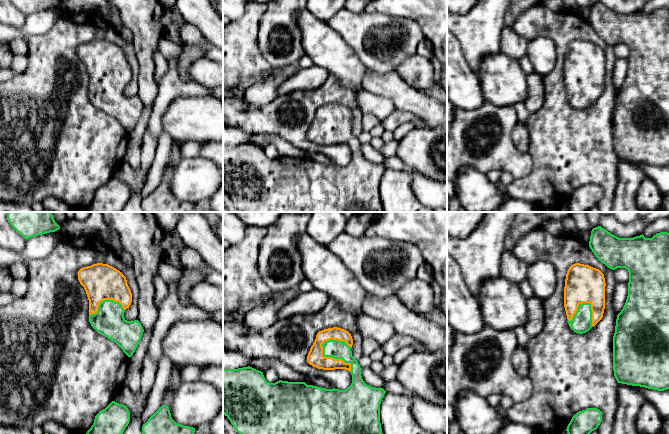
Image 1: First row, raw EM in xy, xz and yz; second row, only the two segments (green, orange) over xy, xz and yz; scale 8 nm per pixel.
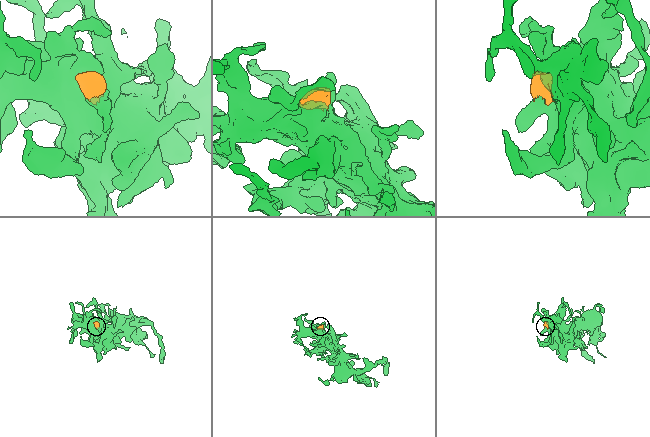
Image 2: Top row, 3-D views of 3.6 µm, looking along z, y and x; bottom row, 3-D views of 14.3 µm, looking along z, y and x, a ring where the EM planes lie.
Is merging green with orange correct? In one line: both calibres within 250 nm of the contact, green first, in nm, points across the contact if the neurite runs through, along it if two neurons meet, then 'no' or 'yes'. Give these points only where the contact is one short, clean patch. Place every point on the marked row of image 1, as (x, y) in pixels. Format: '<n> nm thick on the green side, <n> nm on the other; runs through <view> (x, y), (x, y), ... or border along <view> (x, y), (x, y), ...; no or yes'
150 nm thick on the green side, 130 nm on the other; yes

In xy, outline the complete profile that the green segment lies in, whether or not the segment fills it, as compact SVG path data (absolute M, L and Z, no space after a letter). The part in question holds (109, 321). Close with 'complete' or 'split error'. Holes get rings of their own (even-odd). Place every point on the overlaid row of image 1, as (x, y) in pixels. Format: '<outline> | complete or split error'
M97 263L81 268L78 280L89 300L91 326L131 357L144 329L138 320L127 321L124 318L124 312L132 302L126 277L108 264Z | split error

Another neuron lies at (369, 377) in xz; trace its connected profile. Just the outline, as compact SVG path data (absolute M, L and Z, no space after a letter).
M369 367L362 368L361 376L363 381L371 387L383 388L385 384L385 381L382 379L382 377L373 372Z

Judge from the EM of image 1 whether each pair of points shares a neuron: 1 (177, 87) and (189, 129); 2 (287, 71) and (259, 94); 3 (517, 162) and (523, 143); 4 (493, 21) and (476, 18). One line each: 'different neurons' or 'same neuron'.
1: different neurons
2: same neuron
3: different neurons
4: same neuron

